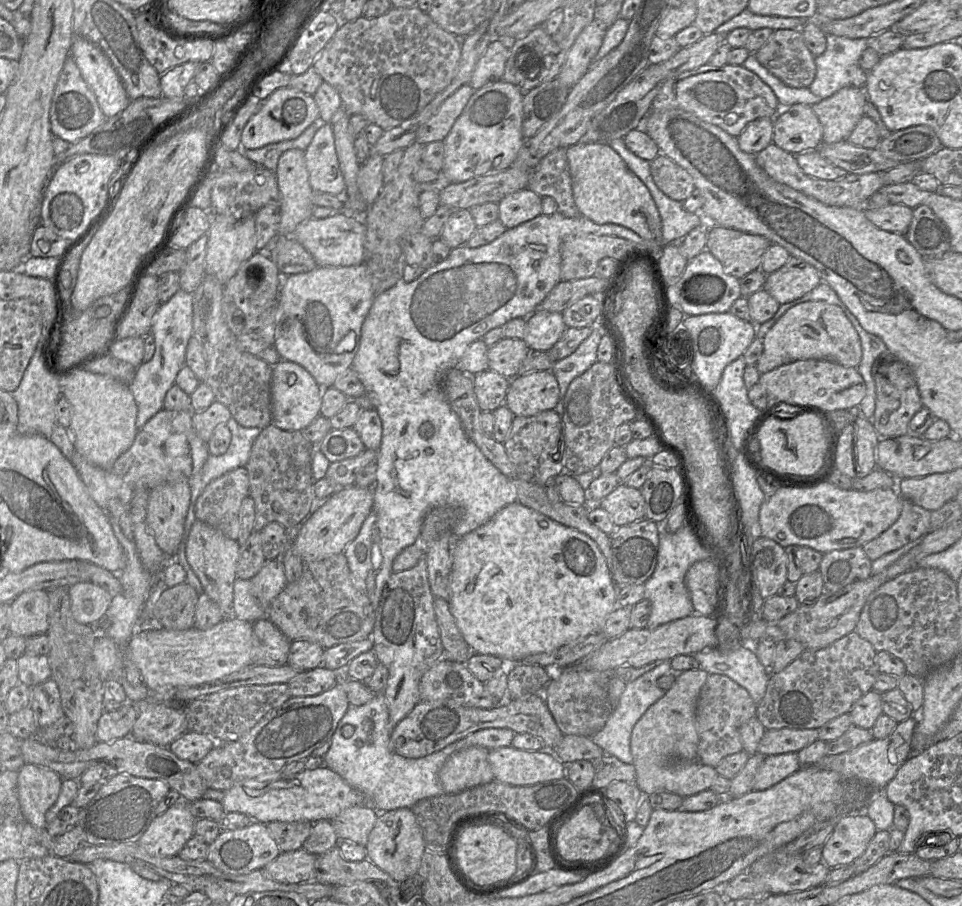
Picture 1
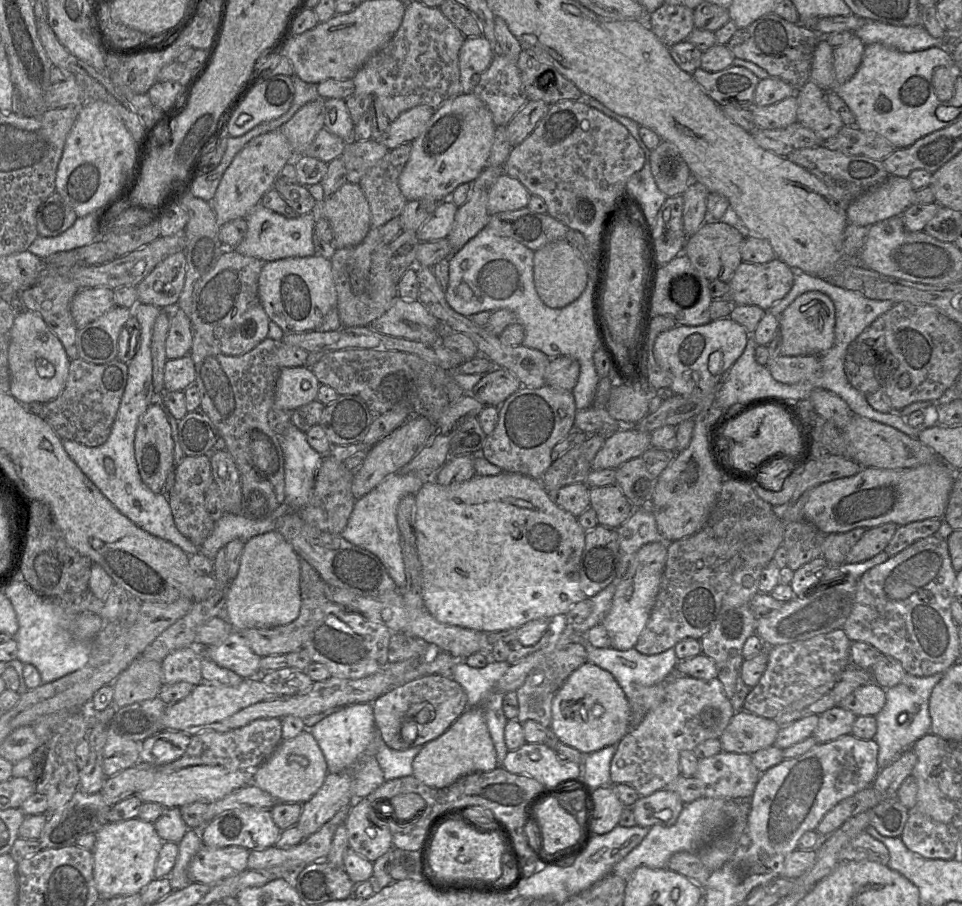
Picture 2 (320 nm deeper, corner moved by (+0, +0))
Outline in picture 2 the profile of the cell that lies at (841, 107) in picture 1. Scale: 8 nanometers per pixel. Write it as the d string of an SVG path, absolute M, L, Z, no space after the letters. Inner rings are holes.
M853 33L845 44L833 48L833 72L838 83L845 83L857 72L865 46Z

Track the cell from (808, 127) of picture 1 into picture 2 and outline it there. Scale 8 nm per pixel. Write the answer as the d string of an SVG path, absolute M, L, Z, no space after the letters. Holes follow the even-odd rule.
M791 95L771 105L752 106L750 111L758 127L779 129L797 121L797 108L797 98Z

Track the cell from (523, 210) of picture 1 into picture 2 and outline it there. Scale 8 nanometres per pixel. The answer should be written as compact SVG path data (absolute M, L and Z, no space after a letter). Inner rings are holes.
M503 173L493 183L487 209L490 215L526 208L531 198L530 192L515 178Z

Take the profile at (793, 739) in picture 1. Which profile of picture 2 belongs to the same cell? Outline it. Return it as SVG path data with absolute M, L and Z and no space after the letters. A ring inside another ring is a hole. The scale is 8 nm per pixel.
M738 711L719 737L722 751L752 755L773 746L780 729L774 719Z

